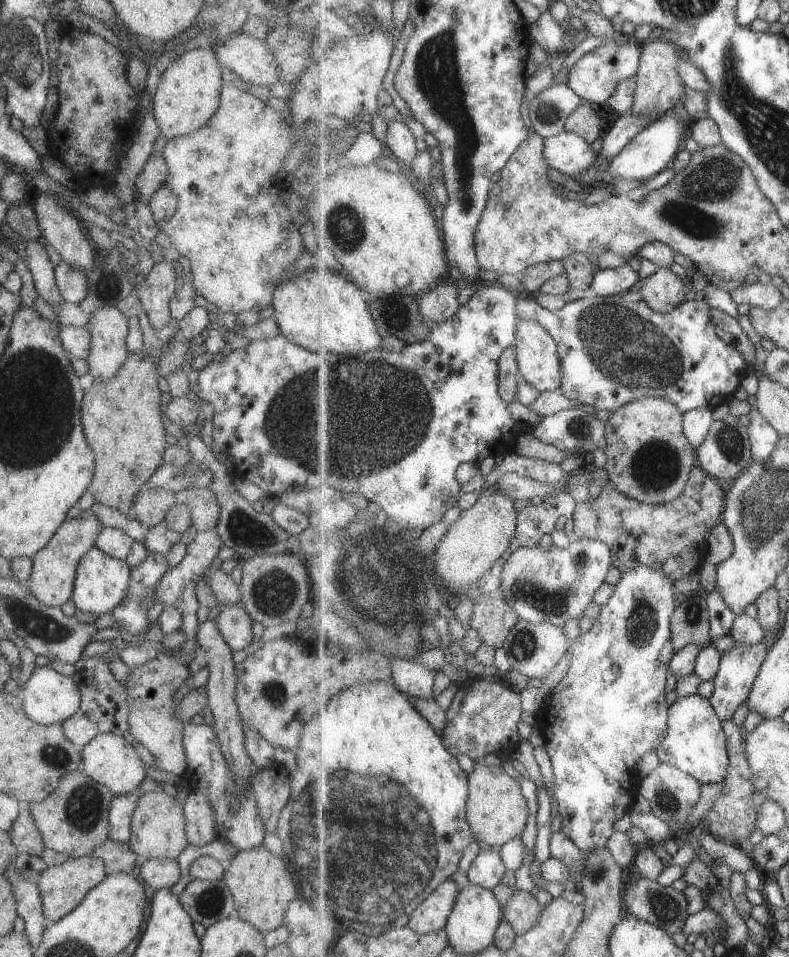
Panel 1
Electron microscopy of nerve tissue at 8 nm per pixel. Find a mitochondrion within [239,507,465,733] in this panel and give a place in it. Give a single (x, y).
(389, 580)

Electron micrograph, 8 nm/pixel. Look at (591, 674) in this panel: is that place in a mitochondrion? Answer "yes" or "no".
yes

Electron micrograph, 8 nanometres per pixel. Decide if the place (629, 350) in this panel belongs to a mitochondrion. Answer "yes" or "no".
yes

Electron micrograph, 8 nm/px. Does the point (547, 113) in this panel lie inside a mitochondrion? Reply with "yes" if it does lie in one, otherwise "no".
yes

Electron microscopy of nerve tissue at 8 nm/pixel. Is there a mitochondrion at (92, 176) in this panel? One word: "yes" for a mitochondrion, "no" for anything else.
no

